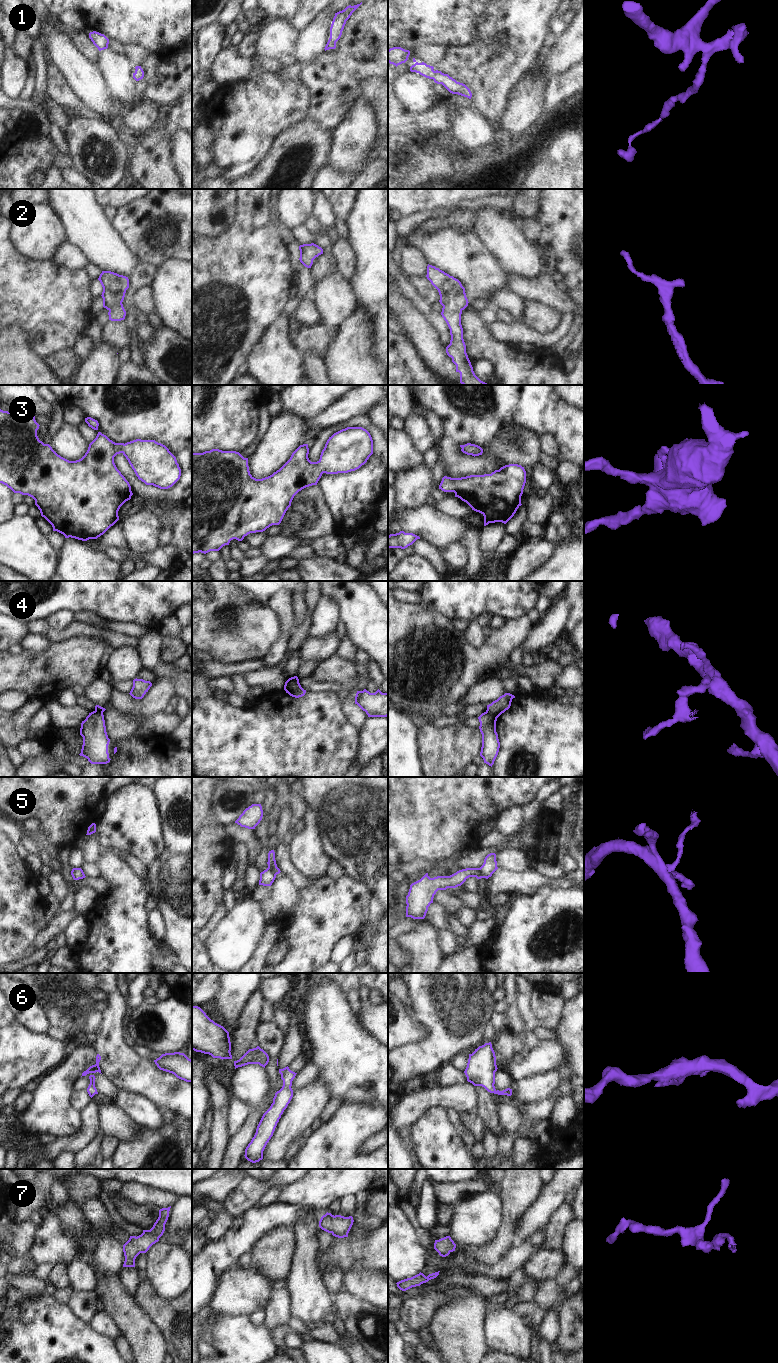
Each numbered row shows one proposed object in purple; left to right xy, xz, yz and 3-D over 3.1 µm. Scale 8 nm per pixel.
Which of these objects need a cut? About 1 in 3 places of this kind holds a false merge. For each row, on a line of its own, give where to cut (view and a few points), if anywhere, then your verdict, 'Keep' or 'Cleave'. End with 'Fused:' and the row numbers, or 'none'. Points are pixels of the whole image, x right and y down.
1: No split. Keep
2: No split. Keep
3: No split. Keep
4: Split along yz (486, 711), (497, 717). Cleave
5: Split along xz (268, 867), (275, 876). Cleave
6: No split. Keep
7: No split. Keep
Fused: 4, 5

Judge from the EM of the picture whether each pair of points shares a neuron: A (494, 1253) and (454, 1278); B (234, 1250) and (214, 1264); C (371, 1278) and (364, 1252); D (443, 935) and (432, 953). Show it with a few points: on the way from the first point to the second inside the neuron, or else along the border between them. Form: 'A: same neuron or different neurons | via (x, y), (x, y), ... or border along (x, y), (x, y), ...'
A: different neurons | border along (462, 1267), (445, 1270)
B: same neuron | via (229, 1250), (219, 1259)
C: different neurons | border along (377, 1271), (349, 1271), (346, 1273)
D: different neurons | border along (436, 931), (436, 941), (443, 954)

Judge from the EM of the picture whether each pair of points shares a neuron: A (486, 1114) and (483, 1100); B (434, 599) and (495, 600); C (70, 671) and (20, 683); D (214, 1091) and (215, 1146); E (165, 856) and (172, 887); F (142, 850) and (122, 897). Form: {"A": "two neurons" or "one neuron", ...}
{"A": "one neuron", "B": "one neuron", "C": "one neuron", "D": "one neuron", "E": "one neuron", "F": "two neurons"}

